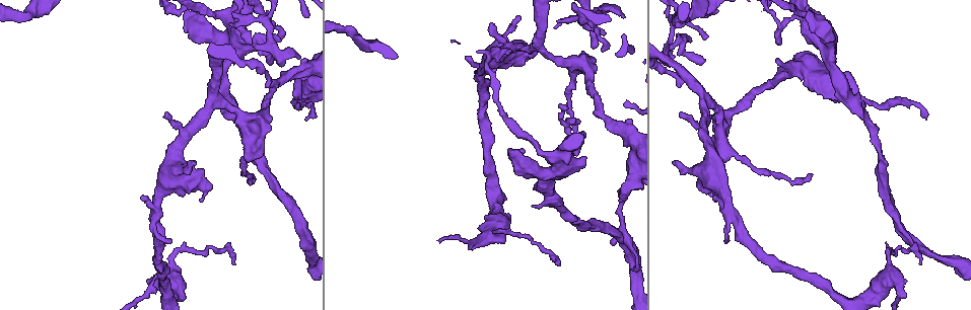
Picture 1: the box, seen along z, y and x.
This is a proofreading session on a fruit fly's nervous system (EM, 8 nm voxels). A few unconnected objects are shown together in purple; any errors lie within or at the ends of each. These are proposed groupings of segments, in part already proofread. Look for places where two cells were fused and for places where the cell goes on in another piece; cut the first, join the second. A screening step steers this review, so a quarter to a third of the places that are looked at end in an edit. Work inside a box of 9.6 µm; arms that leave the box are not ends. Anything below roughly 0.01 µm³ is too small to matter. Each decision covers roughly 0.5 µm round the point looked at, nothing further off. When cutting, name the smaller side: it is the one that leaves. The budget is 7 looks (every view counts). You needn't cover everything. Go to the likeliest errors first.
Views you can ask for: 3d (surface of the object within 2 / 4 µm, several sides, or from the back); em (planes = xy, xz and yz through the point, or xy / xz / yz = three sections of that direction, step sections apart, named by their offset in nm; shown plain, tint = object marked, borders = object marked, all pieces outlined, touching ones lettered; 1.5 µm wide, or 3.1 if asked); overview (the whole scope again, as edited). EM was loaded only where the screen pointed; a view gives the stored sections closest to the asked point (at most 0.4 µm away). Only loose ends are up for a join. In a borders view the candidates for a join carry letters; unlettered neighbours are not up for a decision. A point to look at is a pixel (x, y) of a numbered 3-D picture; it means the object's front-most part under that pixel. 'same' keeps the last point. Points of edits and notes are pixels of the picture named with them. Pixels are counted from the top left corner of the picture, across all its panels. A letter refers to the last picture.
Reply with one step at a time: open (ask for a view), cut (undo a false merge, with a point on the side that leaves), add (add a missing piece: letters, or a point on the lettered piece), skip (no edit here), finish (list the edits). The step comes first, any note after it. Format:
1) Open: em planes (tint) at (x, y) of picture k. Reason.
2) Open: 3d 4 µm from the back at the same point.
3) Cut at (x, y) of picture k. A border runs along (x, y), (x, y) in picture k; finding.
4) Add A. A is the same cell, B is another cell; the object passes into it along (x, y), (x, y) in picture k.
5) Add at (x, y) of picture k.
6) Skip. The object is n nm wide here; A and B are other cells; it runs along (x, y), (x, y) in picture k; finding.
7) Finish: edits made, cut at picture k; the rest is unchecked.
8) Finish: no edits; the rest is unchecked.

Open: em planes (borders) at (267, 85) of picture 1. Long arm stops here.

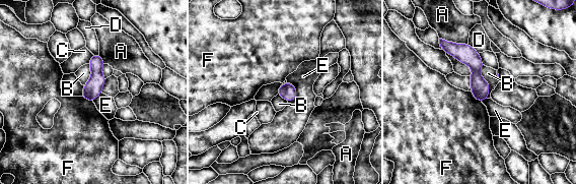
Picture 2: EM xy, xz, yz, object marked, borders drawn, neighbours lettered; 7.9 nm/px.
Skip. A, B, C, D, E and F are other cells; a border runs along (483, 65), (488, 98) in picture 2; no lettered piece goes on from it.

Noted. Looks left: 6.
Open: 3d 2 µm from the back at (861, 103) of picture 1. An open end.

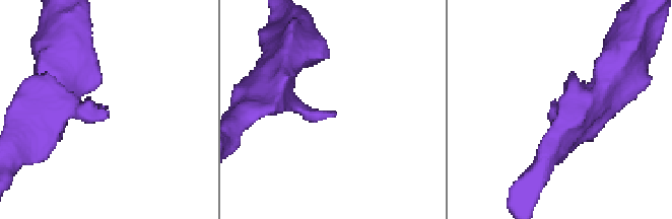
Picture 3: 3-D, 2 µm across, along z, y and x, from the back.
Open: em planes (borders) at (107, 106) of picture 3. Now the EM.

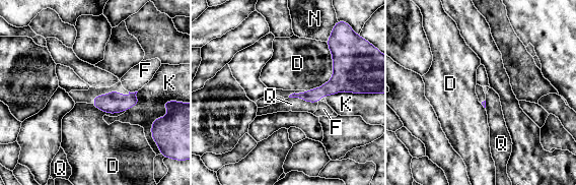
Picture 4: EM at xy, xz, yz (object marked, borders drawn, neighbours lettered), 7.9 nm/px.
Skip. The longest contact is with D, 420 nm; D, F, K, N and Q are other cells; a border runs along (289, 97), (298, 97), (317, 104) in picture 4; no lettered piece goes on from it.

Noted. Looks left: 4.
Open: em xy step 8 (tint) at (559, 120) of picture 1. Sharp bend.

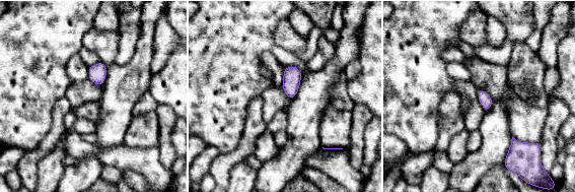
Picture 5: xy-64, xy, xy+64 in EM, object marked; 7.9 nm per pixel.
Open: em planes (borders) at the same point.

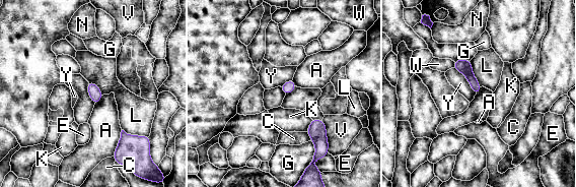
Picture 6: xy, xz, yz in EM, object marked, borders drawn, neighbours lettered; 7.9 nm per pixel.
Skip. A, C, E, G, K, L, N, V, W and Y are other cells; a border runs along (470, 60), (473, 74), (481, 86) in picture 6; one cell here.

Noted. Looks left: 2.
Finish: no edits; the rest is unchecked.

